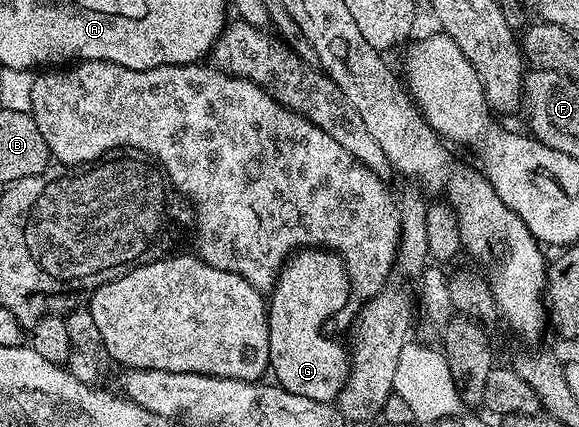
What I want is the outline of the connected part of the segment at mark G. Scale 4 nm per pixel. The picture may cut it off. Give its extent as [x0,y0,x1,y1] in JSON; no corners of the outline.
[268,247,352,401]

